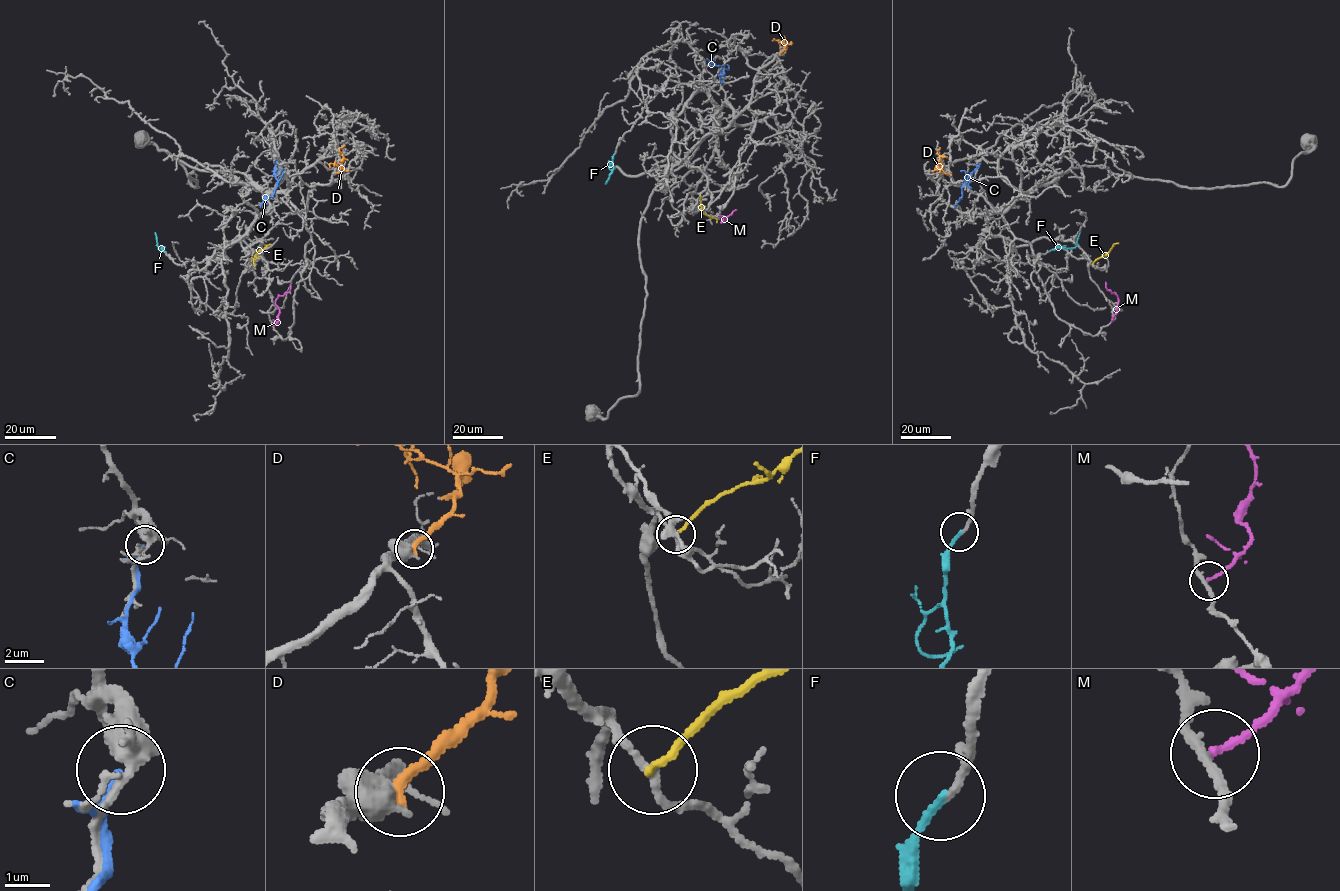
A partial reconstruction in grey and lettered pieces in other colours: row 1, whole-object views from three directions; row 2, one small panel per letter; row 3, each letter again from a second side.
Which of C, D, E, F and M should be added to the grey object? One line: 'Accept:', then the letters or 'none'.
Accept: F

